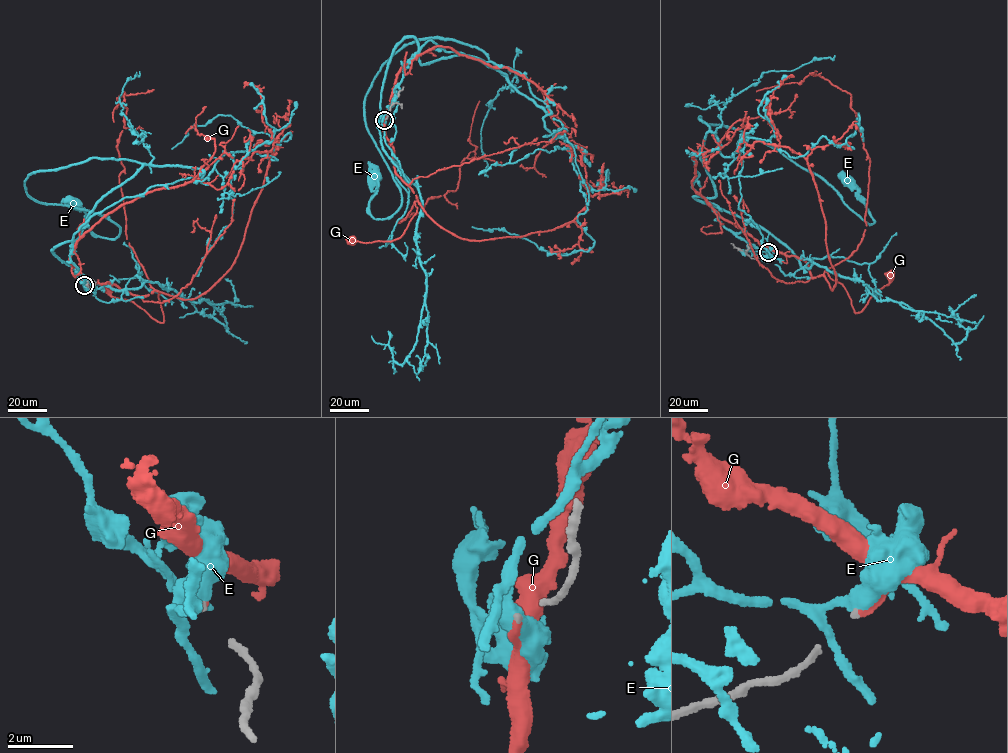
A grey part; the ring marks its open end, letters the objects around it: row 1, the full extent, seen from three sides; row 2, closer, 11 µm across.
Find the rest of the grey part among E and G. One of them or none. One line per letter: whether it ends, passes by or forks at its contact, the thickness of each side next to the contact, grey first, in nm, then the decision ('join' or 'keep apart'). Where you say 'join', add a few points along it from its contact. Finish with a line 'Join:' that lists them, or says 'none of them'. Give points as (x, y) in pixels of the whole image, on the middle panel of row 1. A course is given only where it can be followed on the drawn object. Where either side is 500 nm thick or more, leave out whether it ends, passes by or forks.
E: it passes by | 120/440 nm | keep apart
G: it ends | 120/200 nm | join | via (384, 120), (384, 133), (393, 148), (393, 166), (416, 196), (416, 212), (397, 239), (351, 241)
Join: G

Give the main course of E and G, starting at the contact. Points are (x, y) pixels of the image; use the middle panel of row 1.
E: (384, 120), (416, 53), (506, 75), (451, 39), (406, 44), (364, 103), (402, 198), (386, 219), (376, 175)
G: (384, 120), (384, 133), (393, 148), (393, 166), (416, 196), (416, 212), (397, 239), (351, 241)

